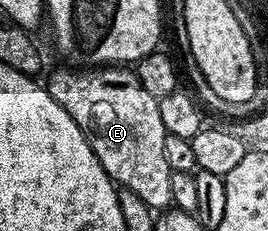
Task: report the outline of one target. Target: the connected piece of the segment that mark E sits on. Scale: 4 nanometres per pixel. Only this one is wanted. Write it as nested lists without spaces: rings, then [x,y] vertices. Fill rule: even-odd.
[[[60,66],[57,72],[52,72],[46,79],[46,87],[50,98],[74,118],[78,130],[90,142],[98,162],[106,170],[106,174],[112,179],[112,183],[138,194],[138,198],[153,210],[164,210],[172,204],[170,194],[170,177],[173,172],[170,166],[166,166],[166,153],[162,150],[166,146],[168,131],[162,126],[162,114],[160,102],[157,97],[142,86],[142,82],[136,77],[135,71],[128,66],[84,66],[79,70],[73,70],[68,66]]]

